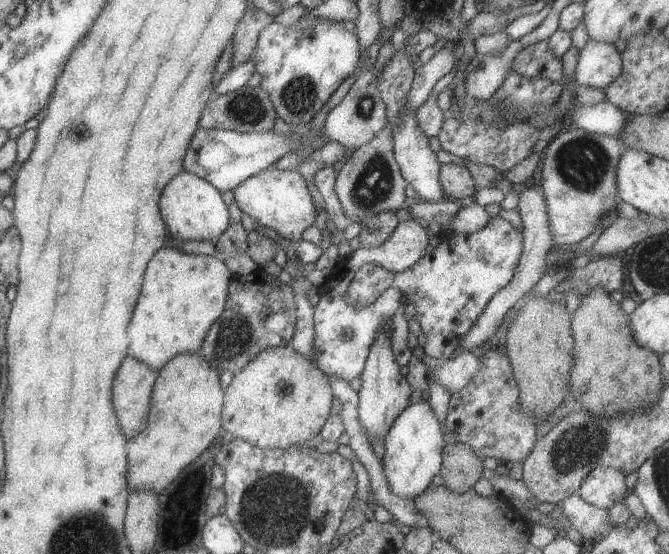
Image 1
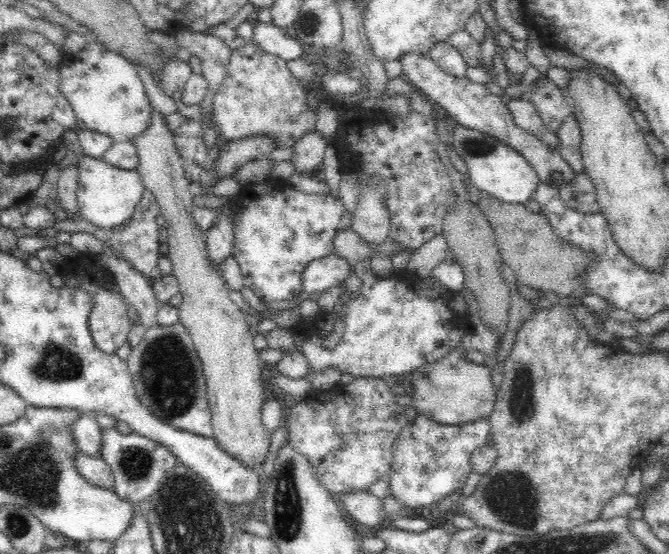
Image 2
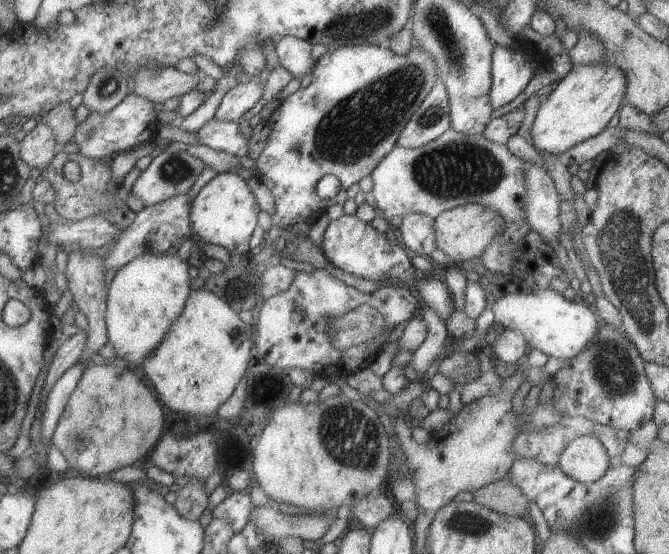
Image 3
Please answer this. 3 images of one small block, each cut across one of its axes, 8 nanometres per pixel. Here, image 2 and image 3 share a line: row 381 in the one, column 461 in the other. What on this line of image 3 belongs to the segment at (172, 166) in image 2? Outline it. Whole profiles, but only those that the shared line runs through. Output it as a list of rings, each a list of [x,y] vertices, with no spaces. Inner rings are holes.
[[[476,203],[457,206],[433,219],[436,248],[449,257],[450,265],[456,266],[470,258],[480,258],[503,228],[504,219],[497,212]]]

